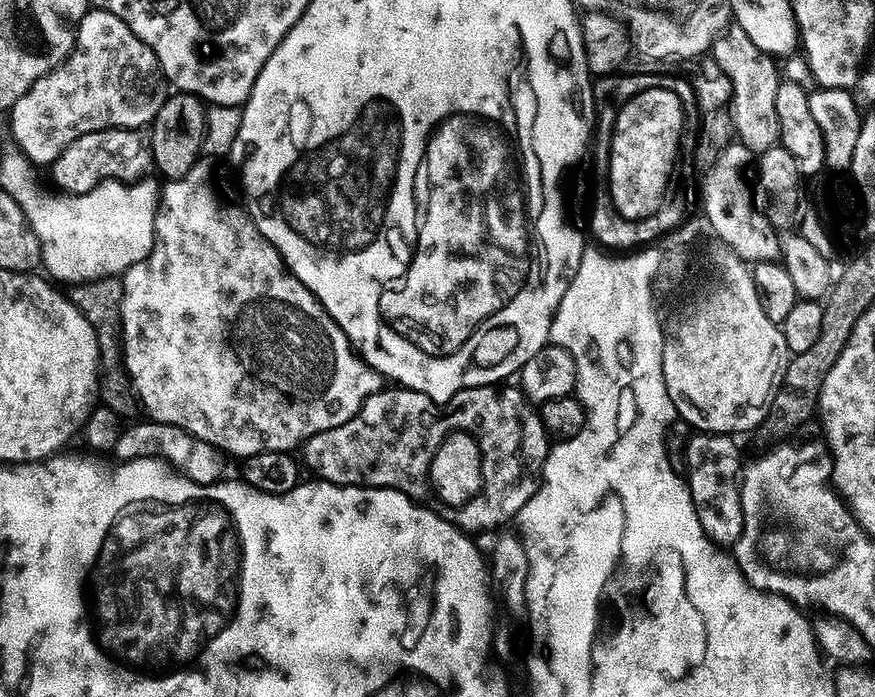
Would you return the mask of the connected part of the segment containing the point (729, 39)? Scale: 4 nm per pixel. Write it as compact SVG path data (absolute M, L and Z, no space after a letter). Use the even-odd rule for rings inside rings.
M735 26L729 27L712 43L710 56L726 74L726 78L730 78L735 139L753 154L777 147L780 144L780 127L778 110L774 107L774 94L778 92L782 79L777 61L762 50L758 50L758 46L754 46L754 42L746 38L746 30Z

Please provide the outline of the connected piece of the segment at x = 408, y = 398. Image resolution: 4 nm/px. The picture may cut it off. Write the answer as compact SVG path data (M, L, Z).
M392 386L370 394L350 422L309 438L302 446L303 463L319 479L332 484L393 488L434 512L436 500L424 486L432 480L434 446L448 428L472 422L472 406L482 404L482 388L467 388L451 396L445 404L435 404L421 392L388 387Z

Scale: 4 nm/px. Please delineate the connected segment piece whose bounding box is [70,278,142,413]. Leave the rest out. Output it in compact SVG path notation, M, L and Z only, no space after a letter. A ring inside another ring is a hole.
M120 278L91 280L88 284L78 284L71 289L72 305L90 322L96 335L100 351L100 371L102 373L102 404L113 412L119 413L121 407L132 412L140 412L141 405L132 391L131 383L122 363L122 333L120 330L120 298L124 291L124 282Z

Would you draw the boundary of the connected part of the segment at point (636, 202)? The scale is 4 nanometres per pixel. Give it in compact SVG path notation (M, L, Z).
M656 88L642 90L636 97L619 105L616 125L613 128L612 143L609 147L609 168L606 185L611 196L611 206L617 214L628 220L646 219L655 214L665 203L668 179L678 164L676 151L685 135L683 104L675 93L668 89Z

